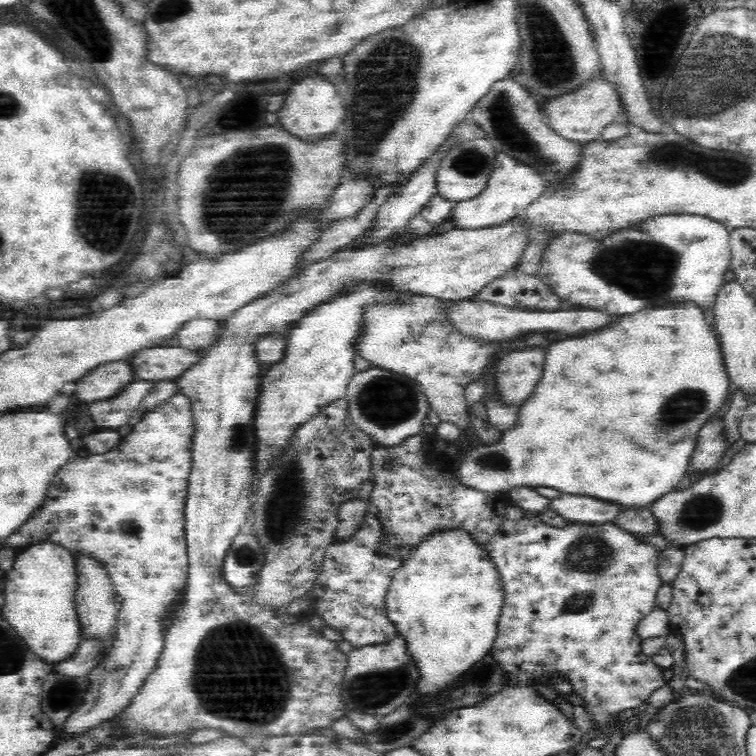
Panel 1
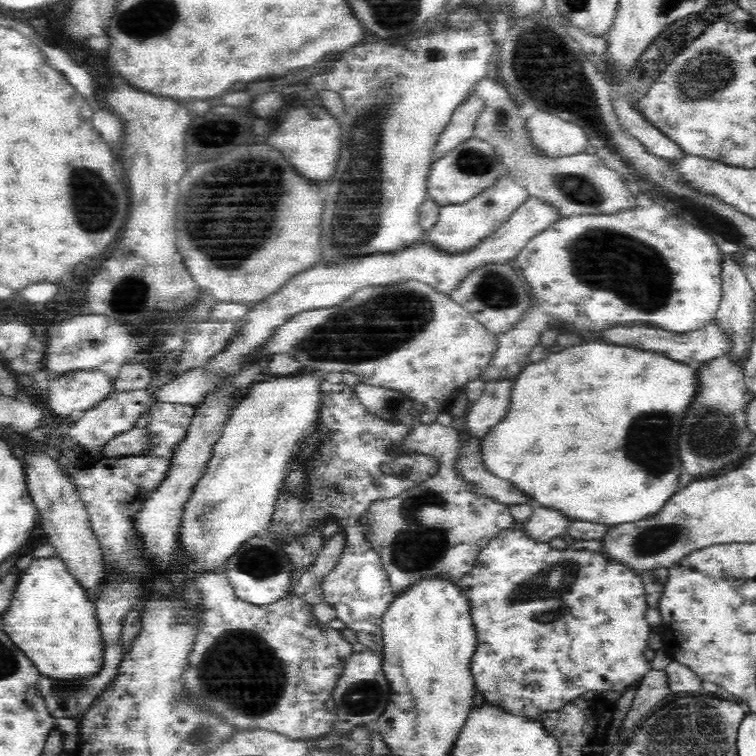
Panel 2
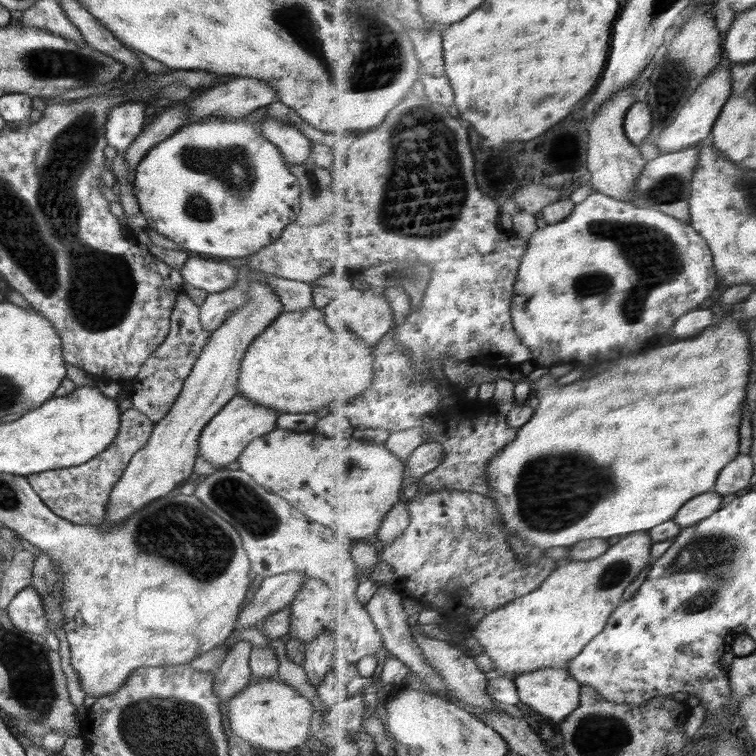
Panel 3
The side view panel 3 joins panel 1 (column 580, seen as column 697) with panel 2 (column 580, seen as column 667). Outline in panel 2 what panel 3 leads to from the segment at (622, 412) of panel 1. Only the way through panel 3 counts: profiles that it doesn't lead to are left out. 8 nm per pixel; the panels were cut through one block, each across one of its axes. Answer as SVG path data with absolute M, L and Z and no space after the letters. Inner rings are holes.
M590 342L590 344L584 344L584 346L576 346L576 348L570 348L562 354L552 354L550 358L546 358L544 362L538 362L538 364L532 364L522 370L522 373L513 379L510 392L510 402L508 402L508 409L505 411L505 415L488 431L488 434L484 435L484 438L480 440L482 459L486 463L486 467L497 477L502 478L504 481L510 481L513 484L513 488L519 490L524 497L532 502L535 502L539 507L546 508L548 510L555 510L558 514L561 514L563 518L567 518L570 521L578 522L591 522L592 524L600 524L602 526L616 526L624 524L632 524L634 522L640 522L644 518L648 518L653 514L656 514L664 503L673 495L678 492L678 481L681 474L681 462L676 458L676 434L678 434L678 422L684 414L684 408L688 408L692 396L694 396L695 382L693 382L695 366L686 367L686 365L680 365L668 359L662 357L662 354L648 353L644 351L638 351L628 348L614 348L614 346L608 346L608 344L598 344L598 342Z

